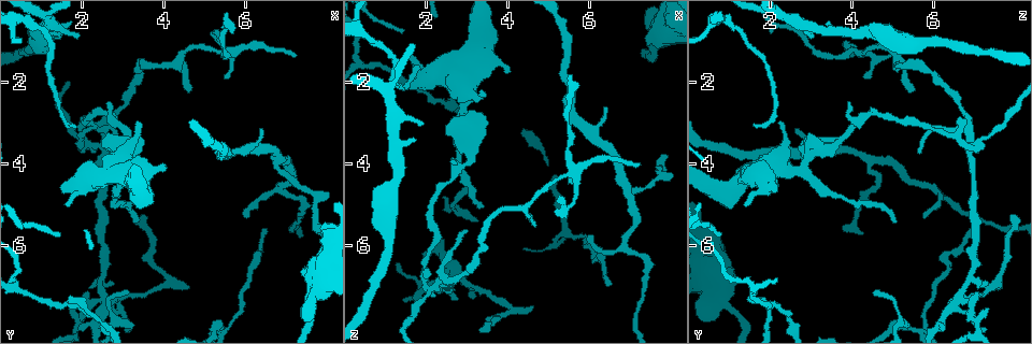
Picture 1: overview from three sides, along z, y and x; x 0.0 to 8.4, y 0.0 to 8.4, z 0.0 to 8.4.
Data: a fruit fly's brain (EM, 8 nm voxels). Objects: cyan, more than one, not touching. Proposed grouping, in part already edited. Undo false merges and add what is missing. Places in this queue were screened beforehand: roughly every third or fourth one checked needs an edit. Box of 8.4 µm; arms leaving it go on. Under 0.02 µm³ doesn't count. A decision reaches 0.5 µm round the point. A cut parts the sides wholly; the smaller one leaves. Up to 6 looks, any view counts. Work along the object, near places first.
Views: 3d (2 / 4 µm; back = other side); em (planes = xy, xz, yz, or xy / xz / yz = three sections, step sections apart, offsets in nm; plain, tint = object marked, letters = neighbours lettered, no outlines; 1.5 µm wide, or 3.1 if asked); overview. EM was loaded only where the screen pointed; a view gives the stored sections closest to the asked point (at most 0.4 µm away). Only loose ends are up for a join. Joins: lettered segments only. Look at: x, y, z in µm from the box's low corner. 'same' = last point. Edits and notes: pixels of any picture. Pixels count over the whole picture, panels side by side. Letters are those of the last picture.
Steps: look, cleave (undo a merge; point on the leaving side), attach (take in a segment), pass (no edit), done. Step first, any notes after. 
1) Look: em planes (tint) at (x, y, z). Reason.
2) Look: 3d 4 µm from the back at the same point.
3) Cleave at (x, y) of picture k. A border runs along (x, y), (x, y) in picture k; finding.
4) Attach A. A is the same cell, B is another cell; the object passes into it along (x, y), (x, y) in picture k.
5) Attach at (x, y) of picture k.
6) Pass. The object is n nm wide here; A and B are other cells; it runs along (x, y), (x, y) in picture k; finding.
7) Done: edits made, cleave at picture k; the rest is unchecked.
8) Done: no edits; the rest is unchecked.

Look: em planes (tint) at (2.45, 7.15, 6.70). Looks like a crossing.

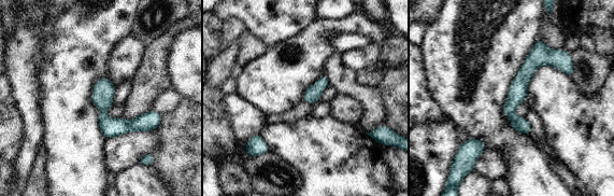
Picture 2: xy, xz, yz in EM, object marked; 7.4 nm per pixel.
Look: em planes (letters) at the same point. What lies round it.

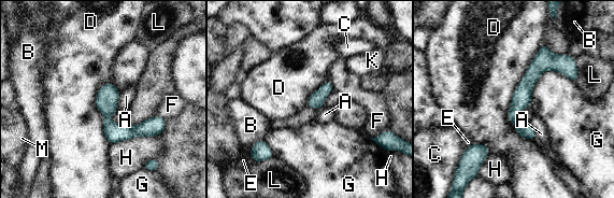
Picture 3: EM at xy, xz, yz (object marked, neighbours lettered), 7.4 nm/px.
Cleave at (522, 98) of picture 3. A, B, C, D, E, F, G, H, K, L and M are other cells; a border runs along (517, 116), (513, 122) in picture 3; two neurons meet here.

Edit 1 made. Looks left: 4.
Look: overview. Redraw.

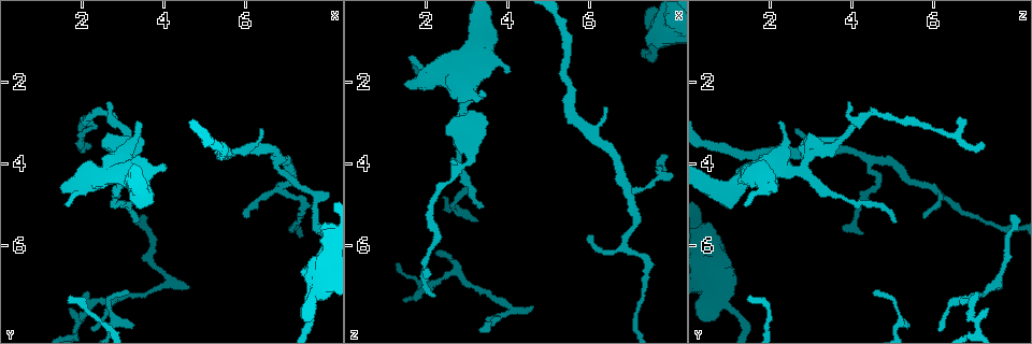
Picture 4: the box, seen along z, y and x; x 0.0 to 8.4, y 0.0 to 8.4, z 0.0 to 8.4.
Look: em planes (tint) at (7.90, 5.70, 3.75). Branch stops here.

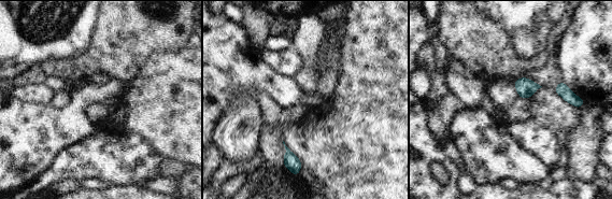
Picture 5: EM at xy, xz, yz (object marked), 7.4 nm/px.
Look: em planes (letters) at the same point. See the neighbours.

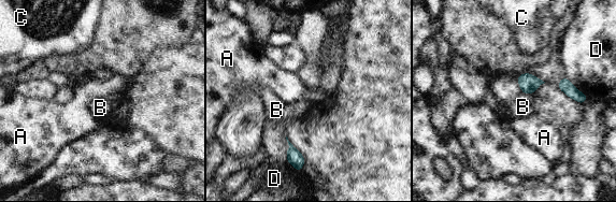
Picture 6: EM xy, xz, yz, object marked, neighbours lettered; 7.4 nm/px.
Pass. The object is 130 nm wide here; A, B, C and D are other cells; a border runs along (521, 91), (531, 95) in picture 6; no lettered segment goes on from it.

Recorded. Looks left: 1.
Done: edits made, cleave at picture 3; the rest is unchecked.

